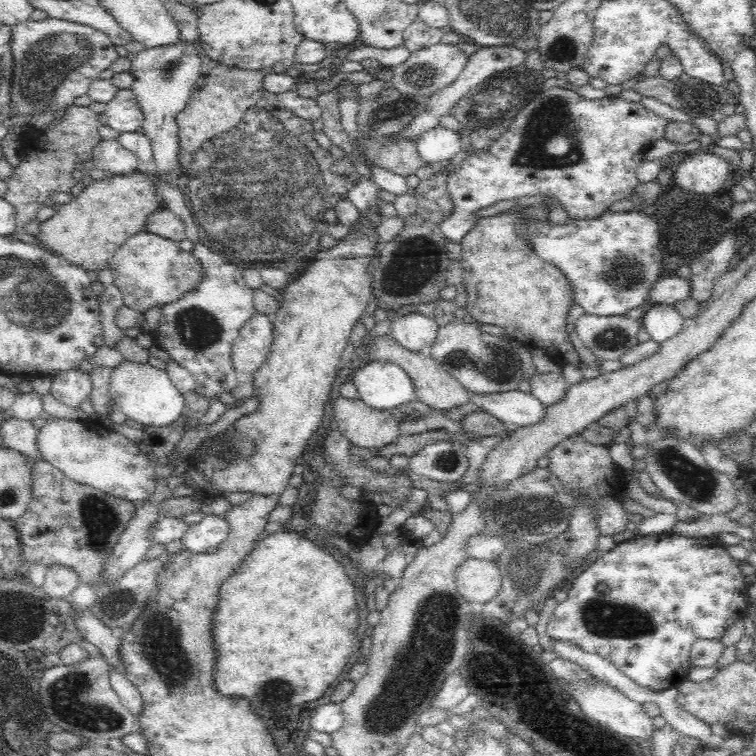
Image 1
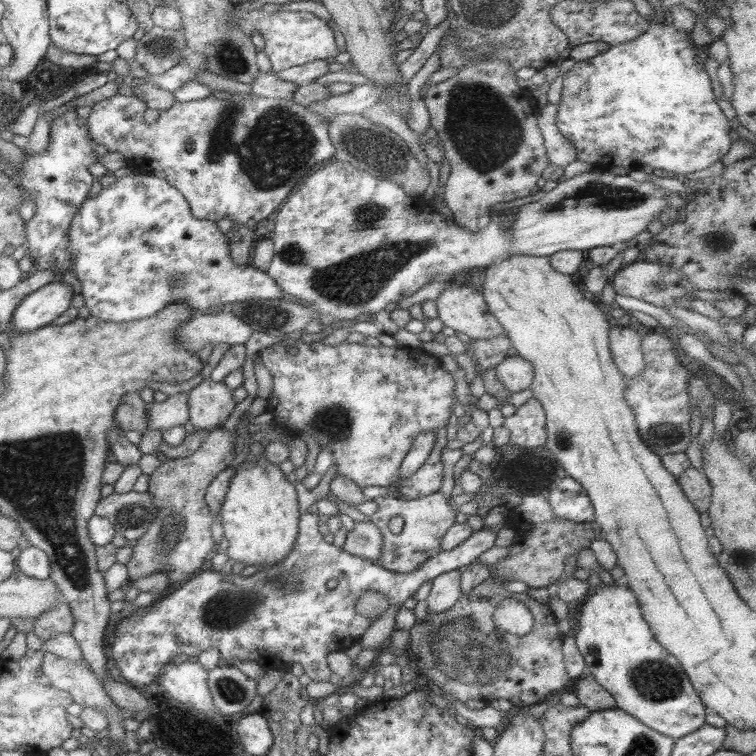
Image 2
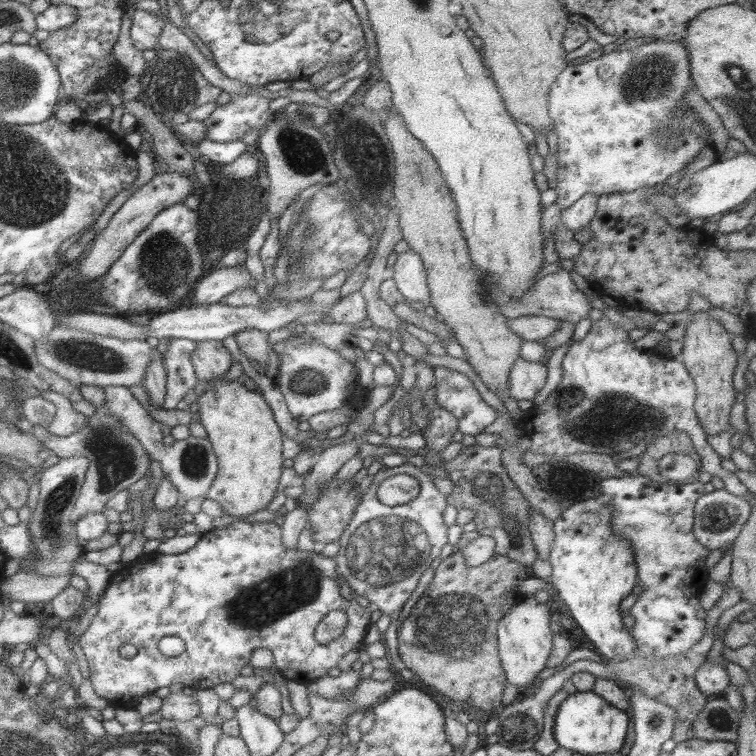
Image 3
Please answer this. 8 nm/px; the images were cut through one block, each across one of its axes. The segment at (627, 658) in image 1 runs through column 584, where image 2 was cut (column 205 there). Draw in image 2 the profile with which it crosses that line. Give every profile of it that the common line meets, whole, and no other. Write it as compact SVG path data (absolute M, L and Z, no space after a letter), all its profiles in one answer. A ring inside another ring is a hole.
M302 511L299 521L298 536L295 538L294 546L285 556L285 560L279 560L268 567L261 567L256 573L250 575L250 578L248 578L248 576L243 576L242 573L222 574L221 571L214 571L212 568L207 570L201 569L195 574L192 574L184 582L181 582L179 586L176 586L172 594L168 594L167 596L165 595L163 598L157 598L149 607L136 607L131 605L131 607L134 608L133 613L128 617L120 618L116 623L115 641L112 644L112 648L110 648L110 650L112 650L112 660L116 663L118 669L120 669L121 676L126 679L128 685L131 684L132 687L138 688L144 687L144 685L148 685L153 681L157 681L162 670L164 670L168 664L172 663L174 658L184 654L186 654L188 657L198 657L200 654L206 652L206 650L212 648L218 649L218 651L220 651L220 655L222 655L222 663L233 665L236 661L252 661L258 663L258 665L260 665L260 667L262 667L264 670L289 670L292 665L298 663L302 665L302 668L304 668L304 673L306 673L308 677L314 681L314 683L327 682L329 681L330 675L332 674L327 664L328 659L335 653L341 653L344 650L356 647L358 641L361 639L361 636L364 634L364 632L366 632L367 628L370 628L370 625L373 623L373 620L370 617L367 617L366 615L363 615L357 611L357 602L360 600L361 596L364 596L364 594L373 590L374 592L382 593L388 599L388 604L390 605L402 604L407 598L413 597L414 594L416 594L416 591L418 588L420 588L420 586L422 586L423 582L426 582L427 580L433 580L435 576L438 576L443 572L450 572L451 570L460 569L462 567L466 568L469 564L472 564L477 560L478 556L481 556L483 552L486 552L486 550L494 546L497 534L497 532L494 532L493 530L482 527L480 530L474 531L466 540L462 541L462 544L459 544L456 548L453 548L452 550L441 551L438 556L433 556L432 558L429 558L424 564L421 564L421 566L418 567L418 570L409 572L408 574L403 574L386 570L386 568L384 568L378 562L375 563L362 557L352 556L342 547L335 547L334 543L330 544L320 533L320 530L318 529L318 520L319 515Z

